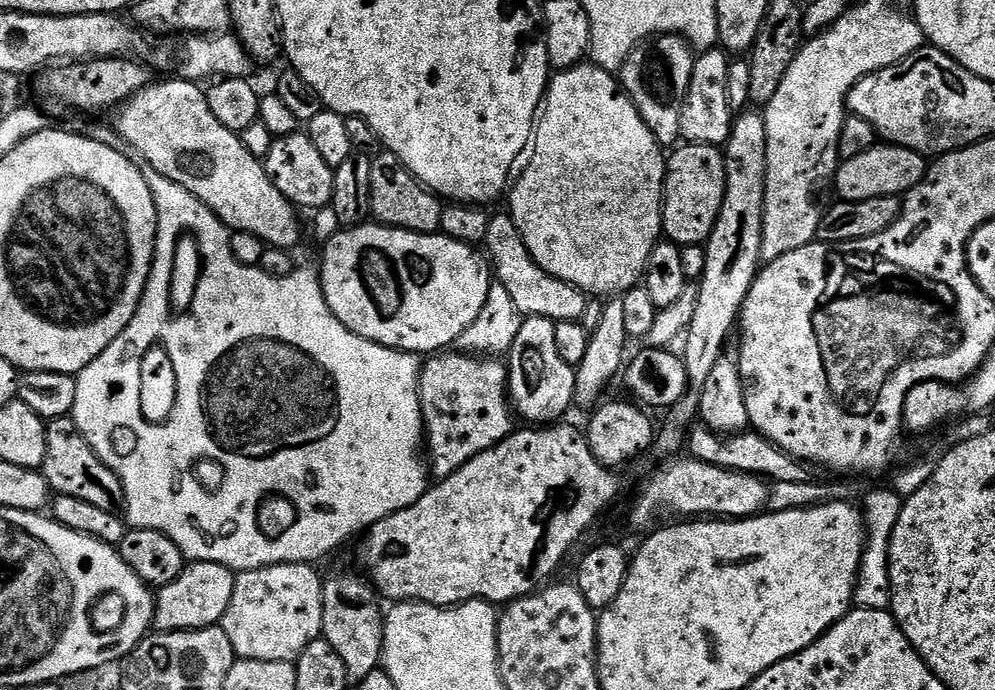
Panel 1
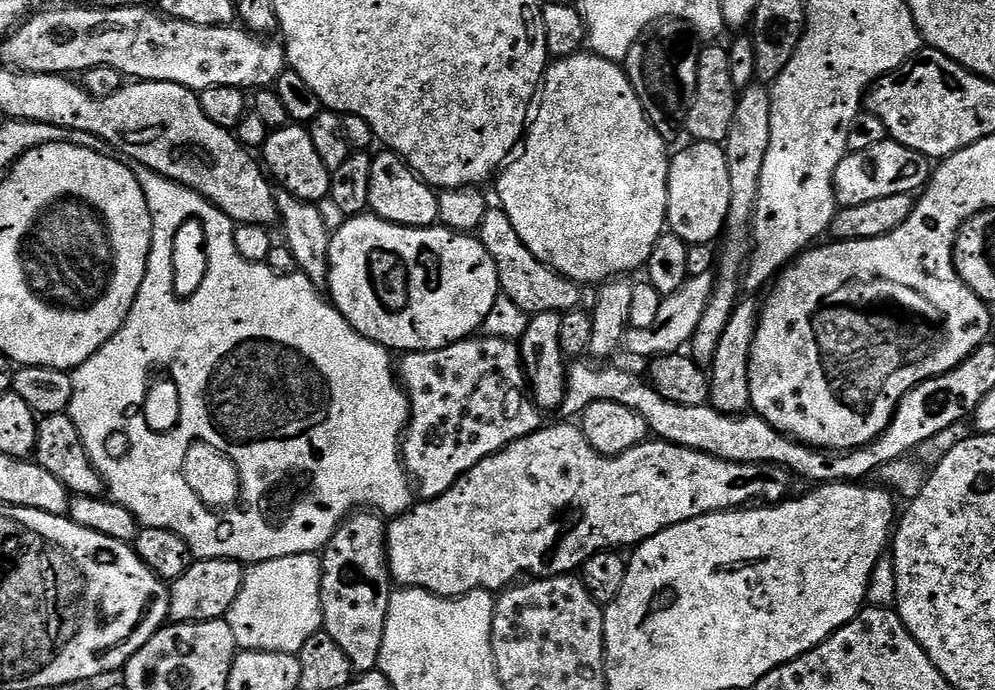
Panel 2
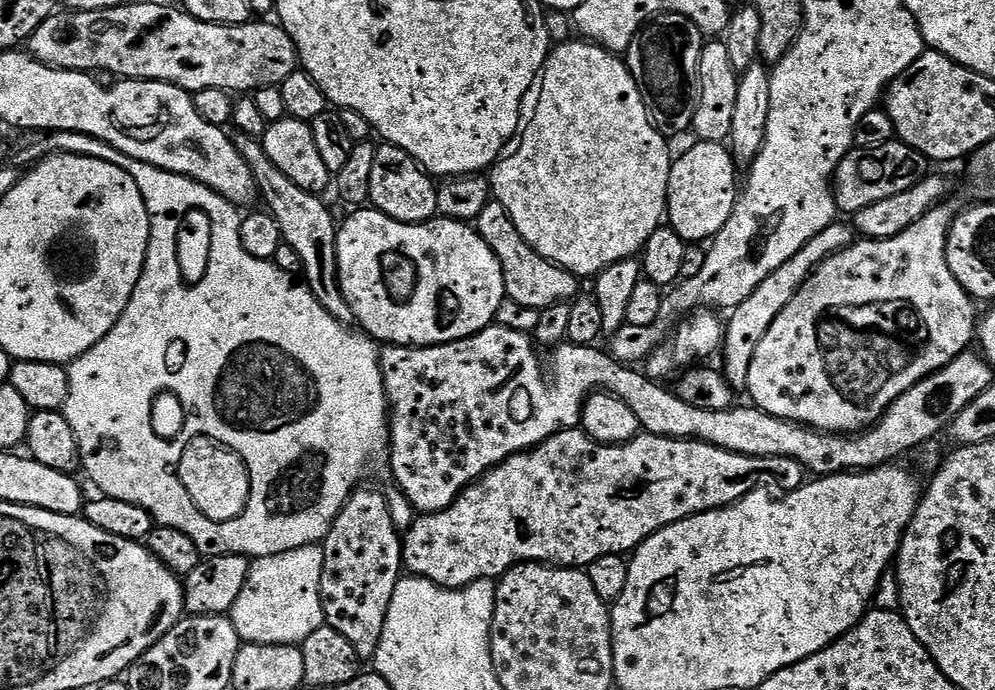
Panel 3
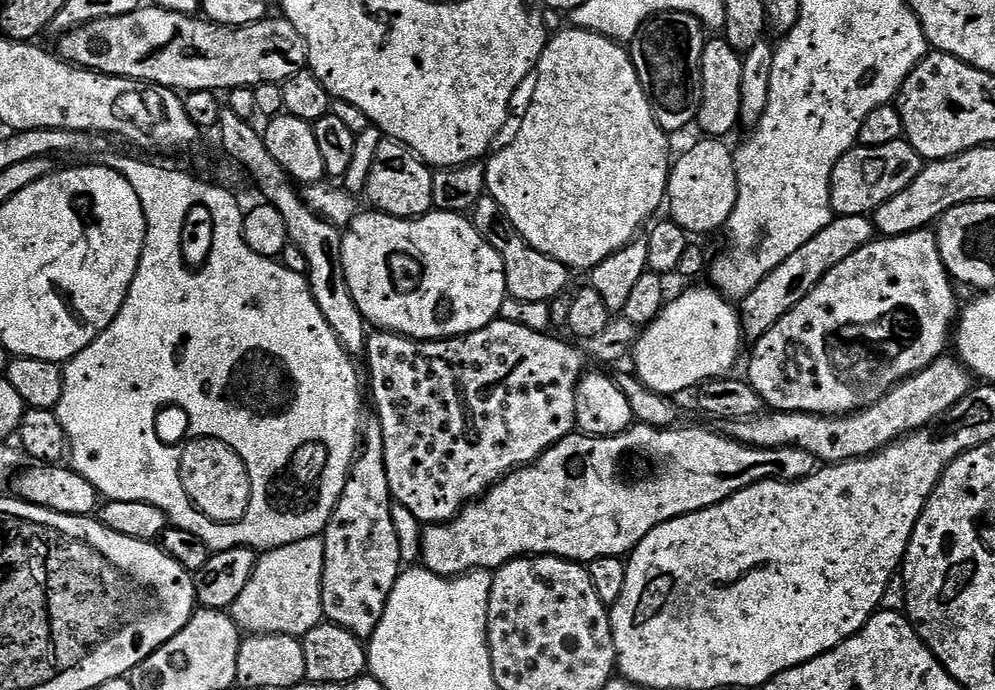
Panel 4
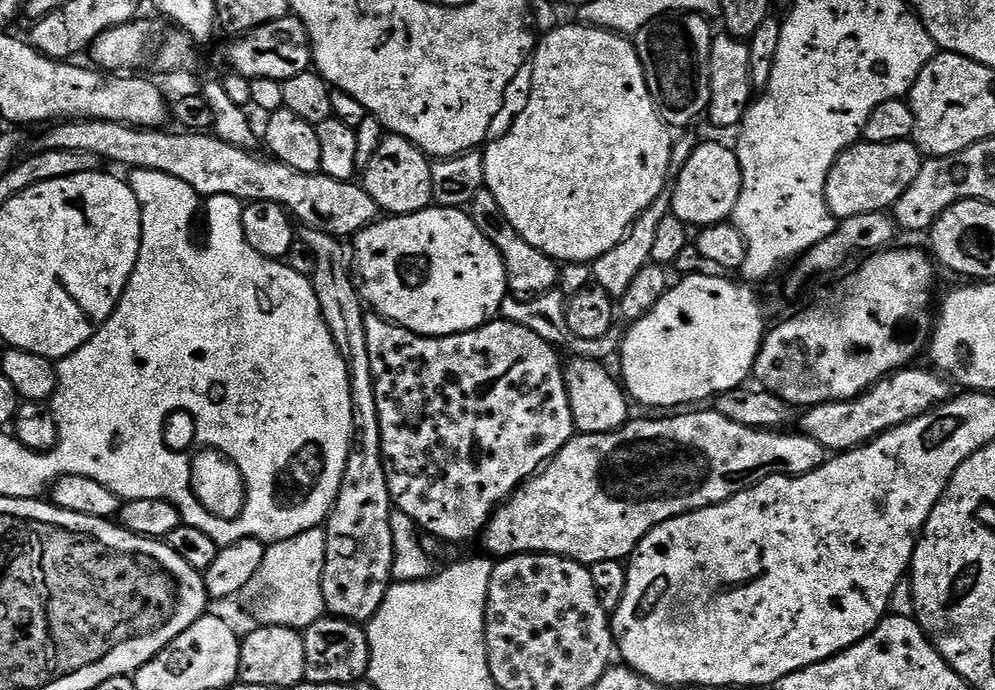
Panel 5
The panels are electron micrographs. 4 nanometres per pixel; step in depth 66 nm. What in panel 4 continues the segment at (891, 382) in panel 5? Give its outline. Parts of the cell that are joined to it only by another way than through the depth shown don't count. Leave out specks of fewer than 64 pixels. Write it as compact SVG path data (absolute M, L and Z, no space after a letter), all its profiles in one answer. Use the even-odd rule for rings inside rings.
M945 354L920 372L894 384L878 402L858 412L819 416L817 412L764 410L759 415L733 419L730 435L732 439L749 444L751 448L801 448L821 465L841 464L847 460L873 456L901 436L928 427L968 396L973 387L973 373L955 355Z

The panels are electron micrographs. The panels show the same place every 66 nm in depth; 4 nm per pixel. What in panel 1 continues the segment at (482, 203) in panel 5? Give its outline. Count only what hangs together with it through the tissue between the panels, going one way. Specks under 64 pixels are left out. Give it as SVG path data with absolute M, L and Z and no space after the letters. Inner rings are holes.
M493 215L489 219L483 247L488 248L486 256L490 261L495 279L502 286L506 286L506 291L510 293L514 306L518 306L521 316L525 318L541 316L555 321L583 321L585 319L584 311L587 310L588 303L590 303L589 297L582 289L554 278L546 270L542 270L542 266L538 266L538 262L534 262L530 250L526 250L522 234L516 223L513 222L511 215Z

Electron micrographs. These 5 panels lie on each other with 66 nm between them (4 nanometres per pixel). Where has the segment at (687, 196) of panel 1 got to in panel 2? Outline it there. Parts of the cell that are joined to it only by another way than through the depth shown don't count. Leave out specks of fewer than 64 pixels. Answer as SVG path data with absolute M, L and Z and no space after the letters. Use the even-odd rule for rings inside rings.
M699 142L689 143L689 148L684 148L680 153L671 157L668 166L668 219L666 221L667 227L675 234L678 238L682 238L684 243L690 244L712 244L713 242L719 241L724 225L728 222L728 211L730 210L730 170L726 170L726 154L724 153L723 147L718 144L702 144Z

